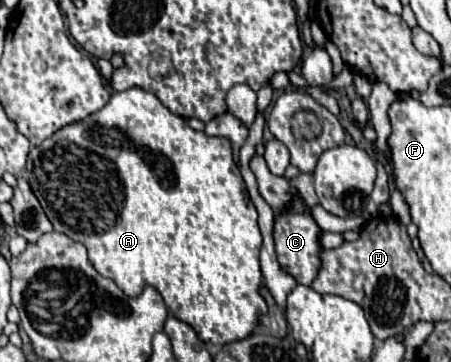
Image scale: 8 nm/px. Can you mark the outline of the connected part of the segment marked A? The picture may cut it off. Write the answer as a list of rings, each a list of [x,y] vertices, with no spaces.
[[[131,86],[123,92],[113,92],[109,102],[101,110],[89,114],[85,120],[59,128],[43,144],[31,148],[25,176],[31,184],[31,190],[39,198],[43,210],[47,212],[47,218],[51,220],[55,232],[61,232],[69,236],[71,240],[81,242],[89,252],[89,260],[95,266],[95,270],[101,276],[111,278],[127,296],[135,298],[143,292],[145,286],[153,286],[163,296],[169,312],[181,322],[189,324],[197,332],[199,340],[203,340],[205,344],[225,346],[229,342],[247,338],[259,326],[259,316],[267,312],[267,304],[263,304],[263,298],[259,296],[259,284],[263,282],[261,268],[259,268],[261,232],[257,226],[257,210],[245,192],[241,172],[237,164],[233,162],[231,144],[227,144],[227,140],[213,138],[213,136],[207,136],[205,132],[197,132],[189,128],[187,120],[169,112],[151,92],[145,92],[139,86]]]

